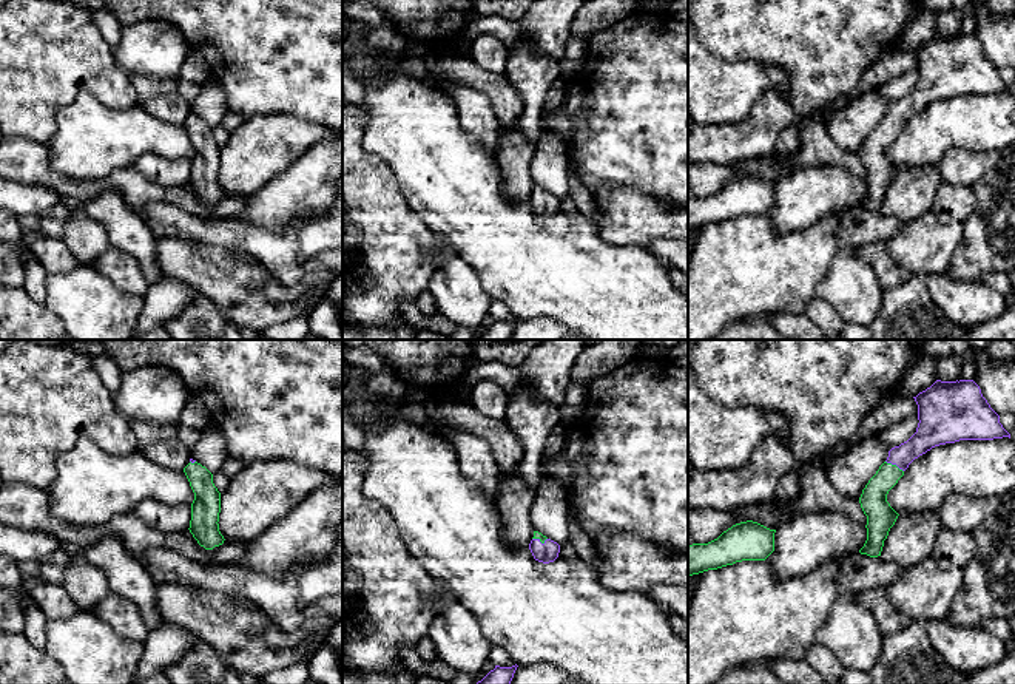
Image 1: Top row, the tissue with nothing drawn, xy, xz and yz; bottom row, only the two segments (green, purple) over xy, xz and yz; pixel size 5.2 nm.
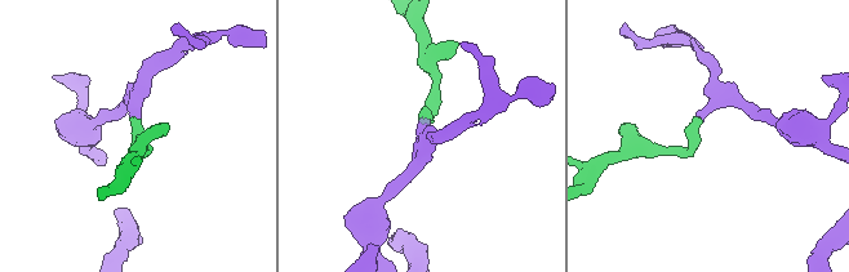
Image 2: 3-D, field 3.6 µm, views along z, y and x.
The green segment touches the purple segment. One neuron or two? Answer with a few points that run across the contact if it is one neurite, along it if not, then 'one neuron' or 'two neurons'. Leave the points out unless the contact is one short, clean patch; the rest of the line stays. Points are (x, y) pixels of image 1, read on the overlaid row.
line yz (873, 501), (876, 488), (895, 465), (930, 433); one neuron

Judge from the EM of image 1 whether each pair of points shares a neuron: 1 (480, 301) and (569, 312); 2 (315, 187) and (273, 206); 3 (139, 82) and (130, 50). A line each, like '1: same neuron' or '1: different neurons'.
1: different neurons
2: same neuron
3: different neurons

